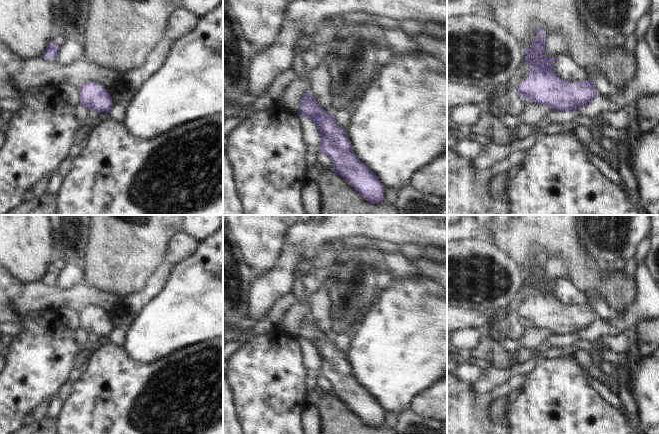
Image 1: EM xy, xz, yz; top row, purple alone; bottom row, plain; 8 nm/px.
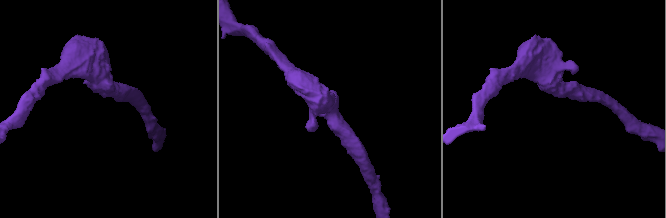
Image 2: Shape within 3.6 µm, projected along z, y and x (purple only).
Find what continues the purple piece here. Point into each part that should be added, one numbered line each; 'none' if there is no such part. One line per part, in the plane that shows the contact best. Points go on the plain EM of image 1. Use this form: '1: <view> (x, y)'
none

